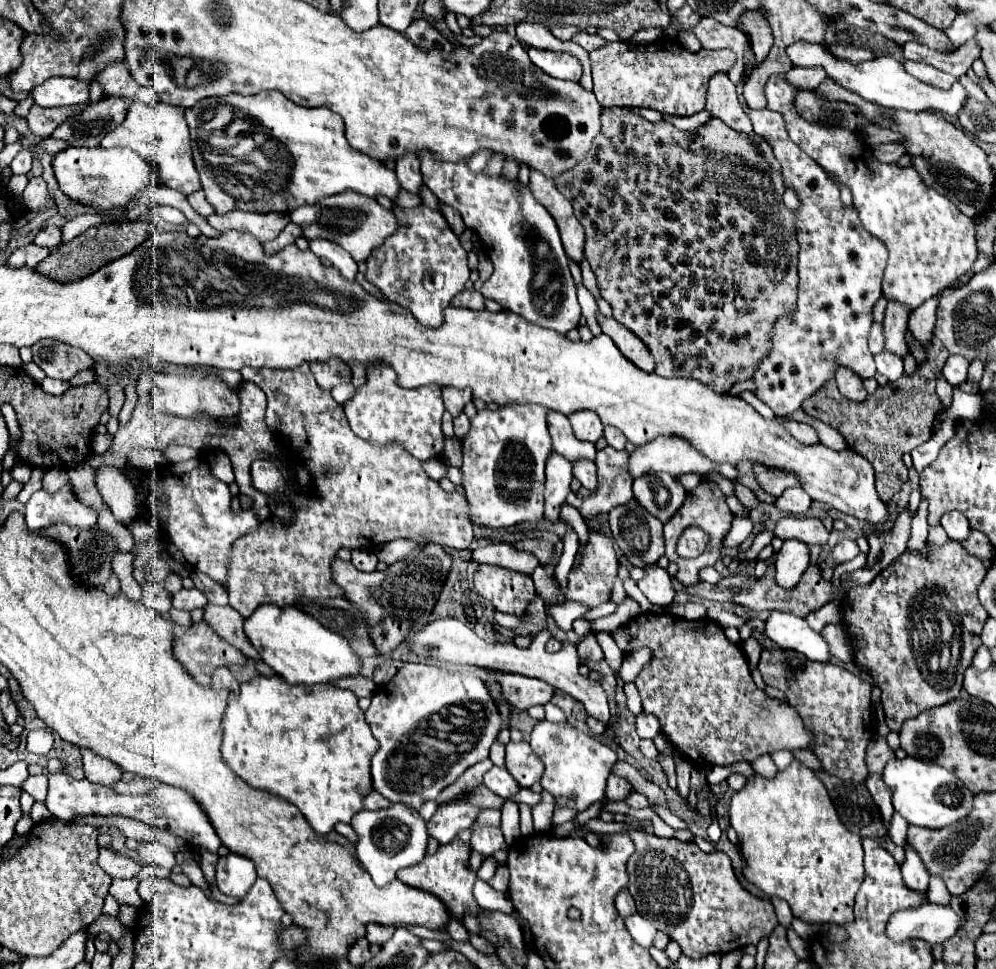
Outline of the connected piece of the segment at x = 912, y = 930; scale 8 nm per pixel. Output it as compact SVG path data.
M924 903L892 915L888 921L888 937L894 941L918 937L930 945L936 945L956 935L958 927L960 919L950 905Z

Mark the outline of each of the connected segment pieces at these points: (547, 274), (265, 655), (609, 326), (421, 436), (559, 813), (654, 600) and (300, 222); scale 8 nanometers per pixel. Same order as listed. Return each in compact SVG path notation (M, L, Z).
M420 151L420 165L422 165L422 177L424 185L450 207L458 209L466 227L474 229L480 239L486 243L484 249L494 263L492 277L484 283L482 295L486 299L498 301L506 311L512 311L516 315L524 315L528 321L554 329L556 333L566 335L570 329L576 329L580 323L580 305L576 299L576 287L574 279L568 269L568 261L564 255L564 247L560 243L560 233L556 227L556 221L552 215L548 215L548 209L534 199L528 185L522 185L518 179L510 181L504 175L488 175L484 171L474 173L468 169L466 161L460 163L444 163L440 159L434 159L430 151Z
M264 605L258 607L246 621L244 631L252 645L258 649L260 659L274 669L288 685L318 685L336 683L338 679L358 675L362 663L352 651L348 639L322 627L318 619L298 607Z
M598 313L598 325L602 331L616 343L616 347L622 351L624 357L628 357L636 367L652 373L654 371L654 359L648 353L646 345L632 333L628 331L622 323L616 323L612 317L604 317Z
M374 363L366 373L366 383L356 389L352 399L344 403L346 417L354 433L374 443L400 441L420 461L430 461L444 455L442 433L442 389L440 385L424 385L416 389L404 389L396 383L396 371L386 363Z
M556 807L554 809L554 817L552 817L554 825L566 823L566 821L574 821L574 819L576 819L576 811L568 811L568 807Z
M628 557L628 561L636 567L646 569L646 577L638 581L638 587L648 597L648 601L656 607L668 607L674 599L674 589L670 585L668 571L658 565L644 565L638 557Z
M354 191L332 195L328 199L322 199L320 203L314 203L312 207L298 207L296 211L290 213L290 221L302 229L308 241L328 239L332 243L338 243L352 255L356 263L366 261L372 249L376 249L398 227L392 211L382 209L376 199L368 199L366 195L360 195Z

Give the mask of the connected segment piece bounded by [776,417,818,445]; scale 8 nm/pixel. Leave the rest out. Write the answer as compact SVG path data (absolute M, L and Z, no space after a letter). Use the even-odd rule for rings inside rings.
M778 417L776 421L778 421L782 427L786 427L786 431L788 431L796 441L800 441L800 443L804 443L804 445L814 445L814 443L818 443L818 435L816 435L816 431L814 431L810 425L798 423L798 421L790 421L790 419L784 419L784 417Z

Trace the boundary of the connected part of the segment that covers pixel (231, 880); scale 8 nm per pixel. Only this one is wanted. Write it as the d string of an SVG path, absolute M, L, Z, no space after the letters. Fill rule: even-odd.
M228 853L218 859L216 865L216 885L224 895L244 899L256 881L254 863L242 855Z

